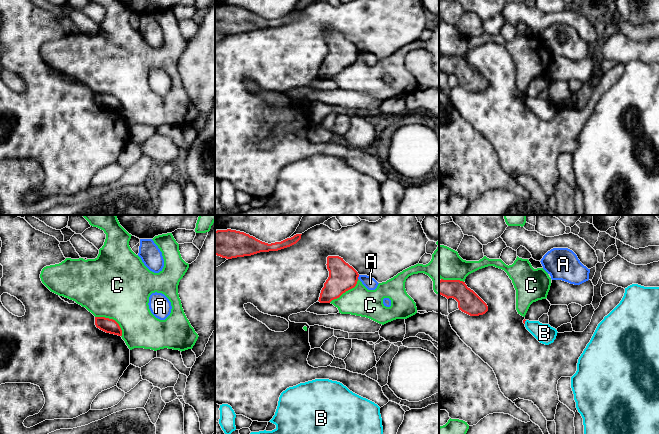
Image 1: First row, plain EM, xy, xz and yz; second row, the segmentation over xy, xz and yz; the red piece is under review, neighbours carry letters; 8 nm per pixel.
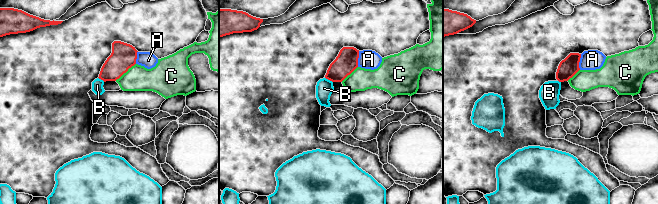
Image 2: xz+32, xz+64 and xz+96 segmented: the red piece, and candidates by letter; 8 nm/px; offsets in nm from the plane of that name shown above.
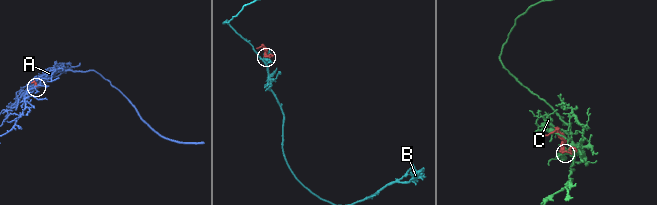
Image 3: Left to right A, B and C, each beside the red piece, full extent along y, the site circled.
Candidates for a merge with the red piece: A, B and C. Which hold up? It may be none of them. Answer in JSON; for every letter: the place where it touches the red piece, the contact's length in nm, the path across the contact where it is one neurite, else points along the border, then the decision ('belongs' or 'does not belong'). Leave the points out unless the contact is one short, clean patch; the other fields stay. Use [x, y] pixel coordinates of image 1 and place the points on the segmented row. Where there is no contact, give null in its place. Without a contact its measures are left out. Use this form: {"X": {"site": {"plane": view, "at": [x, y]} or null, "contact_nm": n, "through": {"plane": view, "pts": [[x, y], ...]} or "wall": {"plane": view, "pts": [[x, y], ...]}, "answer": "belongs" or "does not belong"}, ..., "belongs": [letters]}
{"A": {"site": {"plane": "xz", "at": [358, 276]}, "contact_nm": 40, "answer": "does not belong"}, "B": {"site": {"plane": "yz", "at": [524, 322]}, "contact_nm": 40, "wall": {"plane": "yz", "pts": [[526, 320], [524, 323]]}, "answer": "does not belong"}, "C": {"site": {"plane": "xy", "at": [112, 319]}, "contact_nm": 280, "answer": "does not belong"}, "belongs": []}

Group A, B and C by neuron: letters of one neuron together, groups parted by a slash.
A / B / C

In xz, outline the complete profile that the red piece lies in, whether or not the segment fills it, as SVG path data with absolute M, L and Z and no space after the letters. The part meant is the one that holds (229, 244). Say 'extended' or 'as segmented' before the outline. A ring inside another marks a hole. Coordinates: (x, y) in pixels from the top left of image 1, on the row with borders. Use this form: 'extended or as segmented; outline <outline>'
as segmented; outline M236 230L215 231L215 255L226 259L251 256L260 252L278 251L296 244L302 234L281 242L265 243L249 234Z

